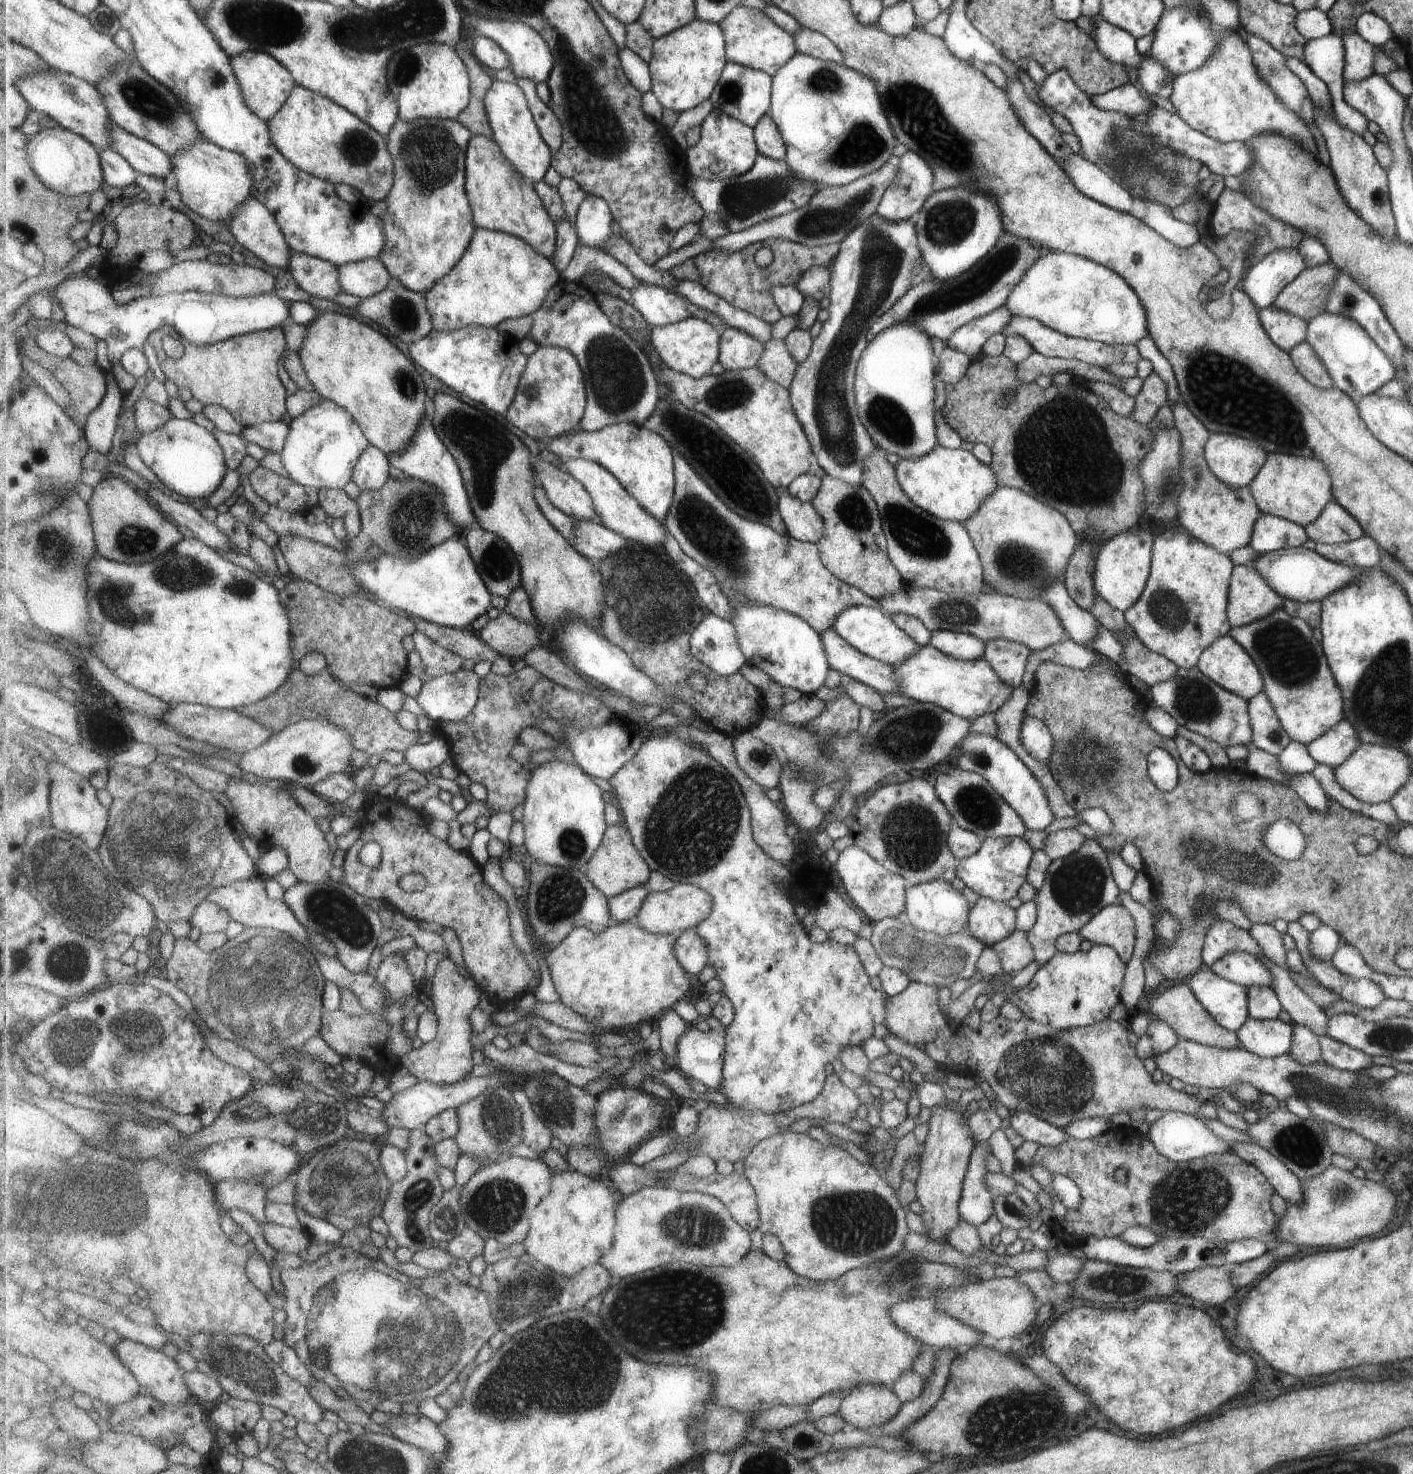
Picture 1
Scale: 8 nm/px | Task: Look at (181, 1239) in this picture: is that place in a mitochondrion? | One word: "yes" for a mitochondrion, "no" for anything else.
no

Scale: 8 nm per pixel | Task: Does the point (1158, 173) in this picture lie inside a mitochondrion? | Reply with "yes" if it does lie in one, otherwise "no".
yes

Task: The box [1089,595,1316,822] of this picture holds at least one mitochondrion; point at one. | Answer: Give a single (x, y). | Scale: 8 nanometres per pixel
(1198, 703)

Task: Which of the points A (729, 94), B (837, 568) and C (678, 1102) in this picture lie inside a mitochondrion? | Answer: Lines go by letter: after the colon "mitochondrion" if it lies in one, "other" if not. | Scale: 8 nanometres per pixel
A: mitochondrion
B: other
C: other

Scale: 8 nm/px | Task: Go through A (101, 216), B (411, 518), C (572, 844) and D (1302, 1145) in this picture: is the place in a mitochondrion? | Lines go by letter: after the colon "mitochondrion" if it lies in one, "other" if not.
A: other
B: mitochondrion
C: mitochondrion
D: mitochondrion

